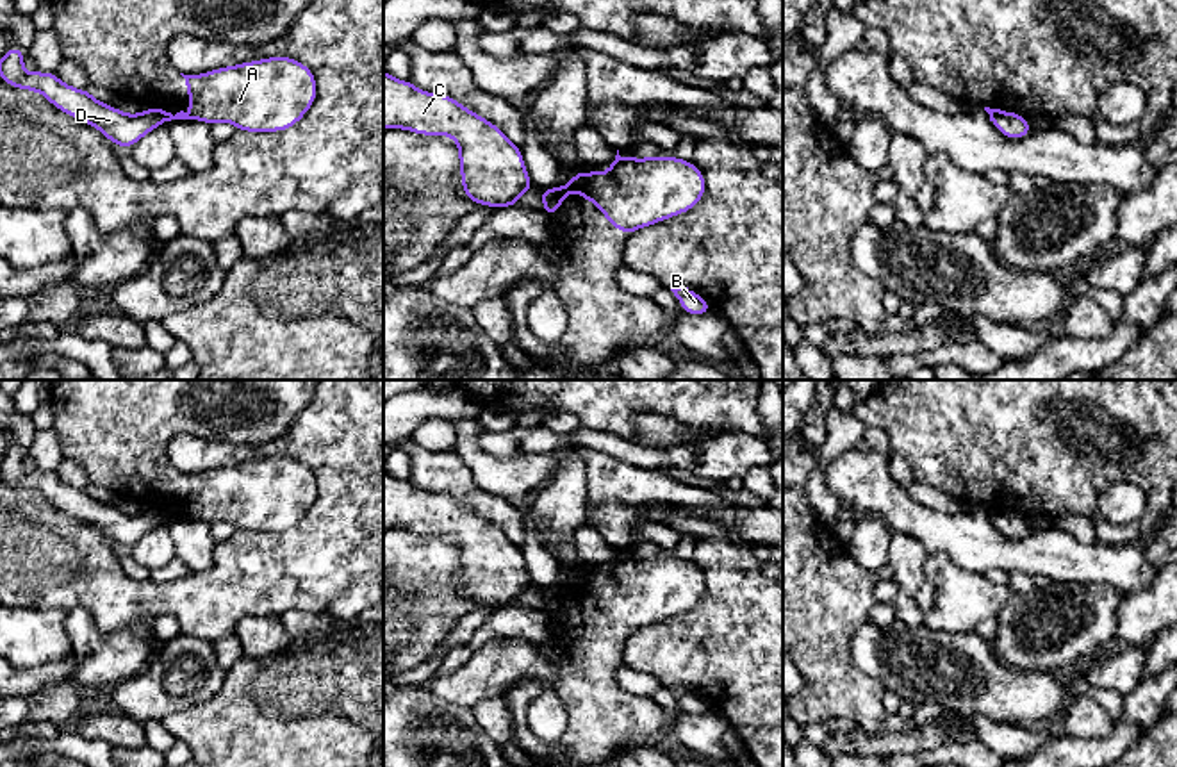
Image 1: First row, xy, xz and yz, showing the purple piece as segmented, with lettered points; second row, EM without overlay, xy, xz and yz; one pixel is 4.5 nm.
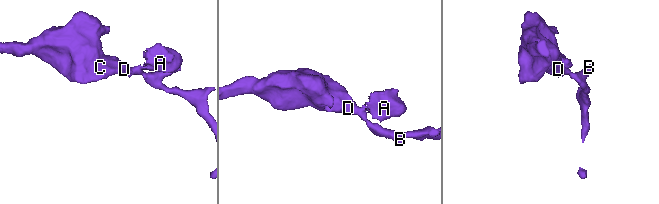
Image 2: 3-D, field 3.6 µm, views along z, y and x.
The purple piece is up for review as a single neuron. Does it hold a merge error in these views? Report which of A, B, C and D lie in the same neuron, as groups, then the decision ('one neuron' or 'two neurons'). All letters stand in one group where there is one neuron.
A / B C D | two neurons

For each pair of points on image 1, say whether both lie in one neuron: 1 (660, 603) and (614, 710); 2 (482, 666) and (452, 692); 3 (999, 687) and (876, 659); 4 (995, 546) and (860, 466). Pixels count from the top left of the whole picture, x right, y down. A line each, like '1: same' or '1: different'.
1: same
2: same
3: same
4: same

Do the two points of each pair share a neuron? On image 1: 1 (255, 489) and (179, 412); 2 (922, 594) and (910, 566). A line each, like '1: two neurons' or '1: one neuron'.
1: one neuron
2: one neuron

